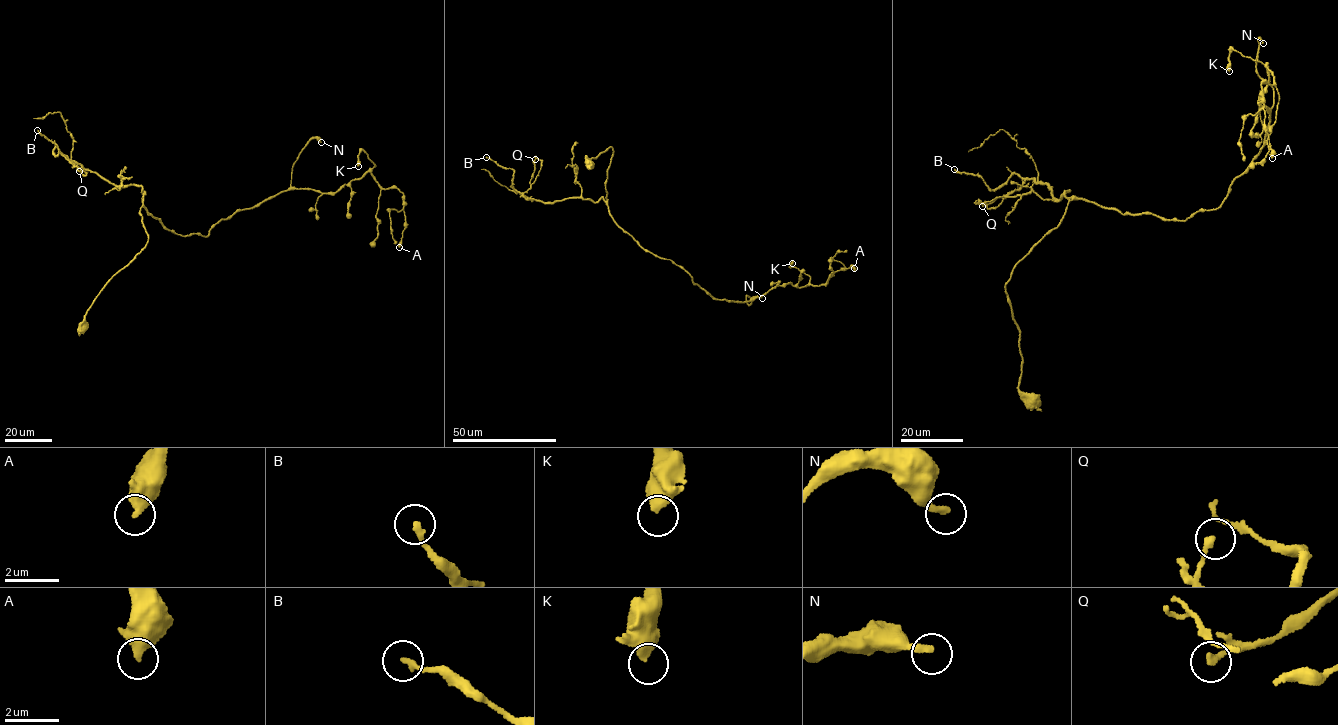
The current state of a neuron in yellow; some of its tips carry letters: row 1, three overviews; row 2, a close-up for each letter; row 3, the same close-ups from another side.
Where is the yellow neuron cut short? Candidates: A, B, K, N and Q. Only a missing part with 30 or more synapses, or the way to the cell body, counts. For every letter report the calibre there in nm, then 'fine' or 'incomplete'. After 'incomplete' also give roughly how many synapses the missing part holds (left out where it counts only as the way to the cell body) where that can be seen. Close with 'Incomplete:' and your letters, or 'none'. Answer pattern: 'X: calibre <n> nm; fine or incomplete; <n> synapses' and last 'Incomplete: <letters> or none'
A: calibre 420 nm; fine
B: calibre 200 nm; fine
K: calibre 500 nm; fine
N: calibre 260 nm; incomplete; 140 synapses
Q: calibre 240 nm; fine
Incomplete: N

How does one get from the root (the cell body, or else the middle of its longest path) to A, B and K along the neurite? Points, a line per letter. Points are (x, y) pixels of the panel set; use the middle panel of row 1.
A: (591, 164), (585, 156), (611, 147), (605, 187), (614, 221), (715, 299), (744, 303), (854, 268)
B: (591, 164), (585, 156), (595, 159), (611, 147), (607, 200), (545, 203), (515, 190), (513, 170), (486, 157)
K: (591, 164), (611, 147), (614, 221), (713, 298), (805, 287), (792, 263)

